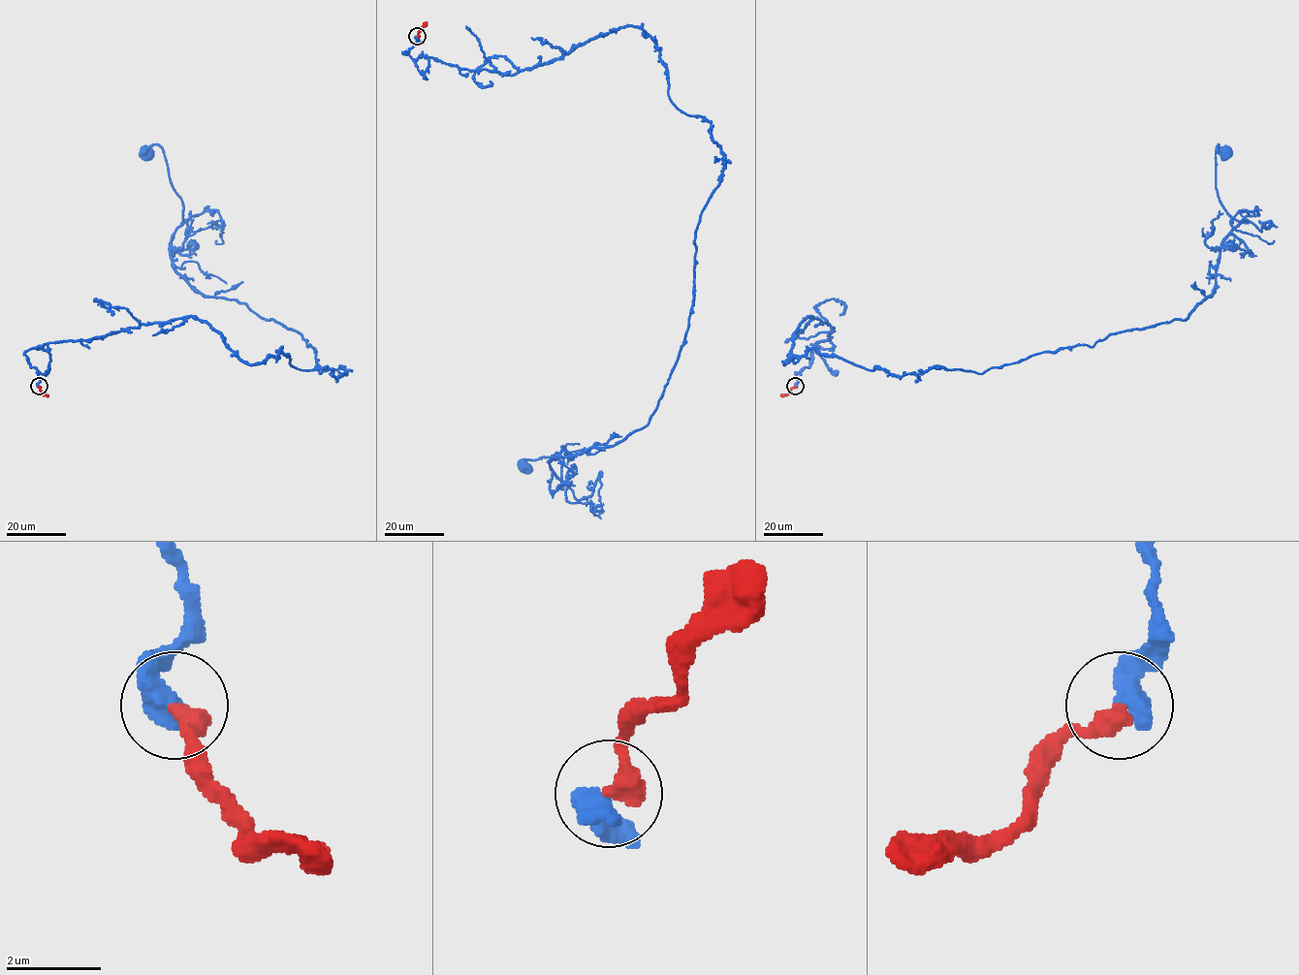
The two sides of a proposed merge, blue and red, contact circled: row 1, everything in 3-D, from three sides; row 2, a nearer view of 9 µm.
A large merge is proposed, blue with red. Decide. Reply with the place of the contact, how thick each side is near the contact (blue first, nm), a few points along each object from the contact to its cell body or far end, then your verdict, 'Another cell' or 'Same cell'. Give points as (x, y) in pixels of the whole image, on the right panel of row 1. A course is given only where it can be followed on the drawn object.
Place: (795, 386). Thickness 550 nm (blue) against 460 nm. Course of blue: (795, 386), (833, 328), (808, 316), (784, 364), (900, 376), (1185, 320), (1239, 222), (1224, 151). Course of red: (795, 386), (780, 395). Same cell

